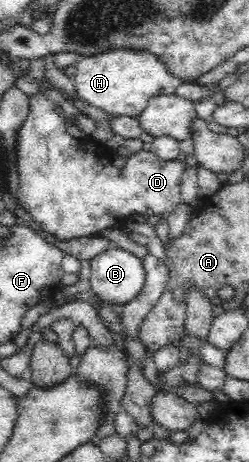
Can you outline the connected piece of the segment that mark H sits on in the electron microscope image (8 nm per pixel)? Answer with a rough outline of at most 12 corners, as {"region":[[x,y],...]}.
{"region":[[145,49],[82,57],[76,95],[138,118],[184,82]]}

